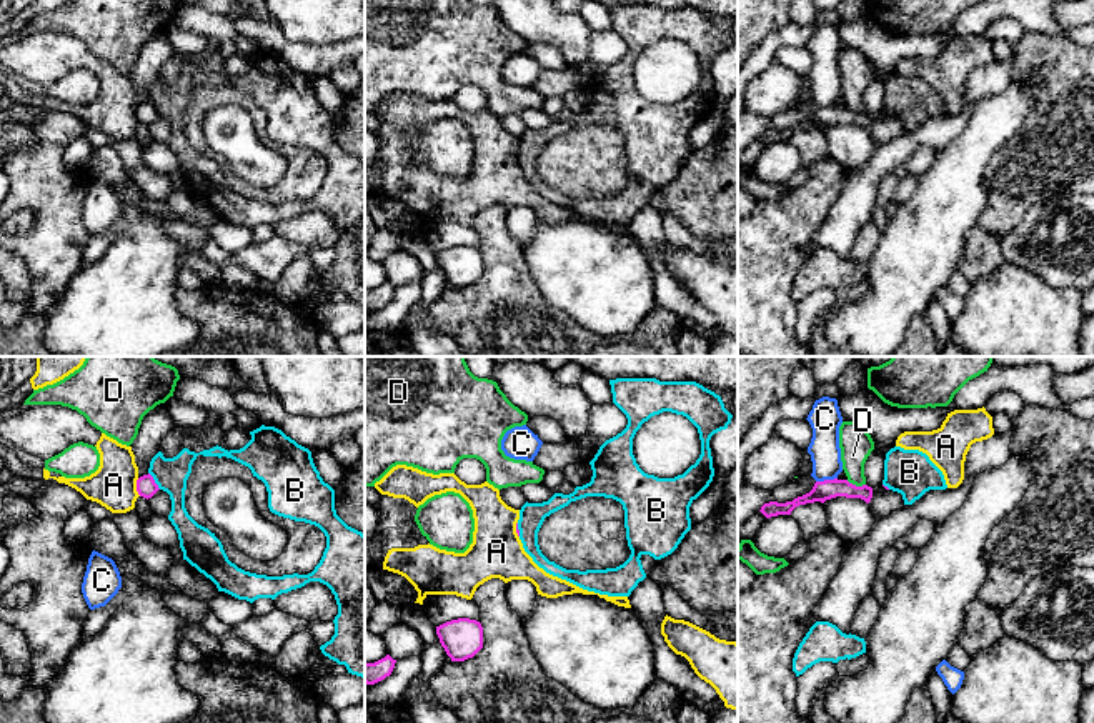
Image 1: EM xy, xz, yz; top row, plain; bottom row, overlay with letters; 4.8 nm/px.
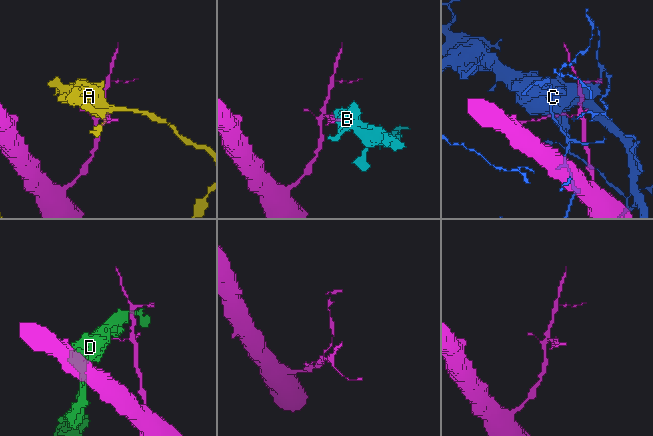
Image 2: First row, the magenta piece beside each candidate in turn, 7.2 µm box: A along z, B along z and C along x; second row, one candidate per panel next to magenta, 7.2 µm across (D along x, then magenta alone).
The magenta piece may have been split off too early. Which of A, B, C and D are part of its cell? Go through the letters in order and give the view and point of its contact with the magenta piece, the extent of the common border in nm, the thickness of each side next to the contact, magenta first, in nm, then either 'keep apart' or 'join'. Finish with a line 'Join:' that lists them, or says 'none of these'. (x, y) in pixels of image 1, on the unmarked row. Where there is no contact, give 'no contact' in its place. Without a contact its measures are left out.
A: contact xy (137, 114); length 90 nm; calibres 100 and 220 nm; keep apart
B: contact xy (154, 107); length 110 nm; calibres 100 and 160 nm; keep apart
C: contact yz (826, 107); length 110 nm; calibres 100 and 150 nm; keep apart
D: contact yz (855, 112); length 100 nm; calibres 100 and 160 nm; keep apart
Join: none of these

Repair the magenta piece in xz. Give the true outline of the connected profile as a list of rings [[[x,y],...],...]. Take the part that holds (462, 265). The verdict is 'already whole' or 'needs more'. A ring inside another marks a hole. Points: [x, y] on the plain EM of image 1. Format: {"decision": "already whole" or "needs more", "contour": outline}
{"decision": "already whole", "contour": [[[476,247],[446,248],[436,253],[436,262],[451,288],[473,285],[483,275],[483,253]]]}

